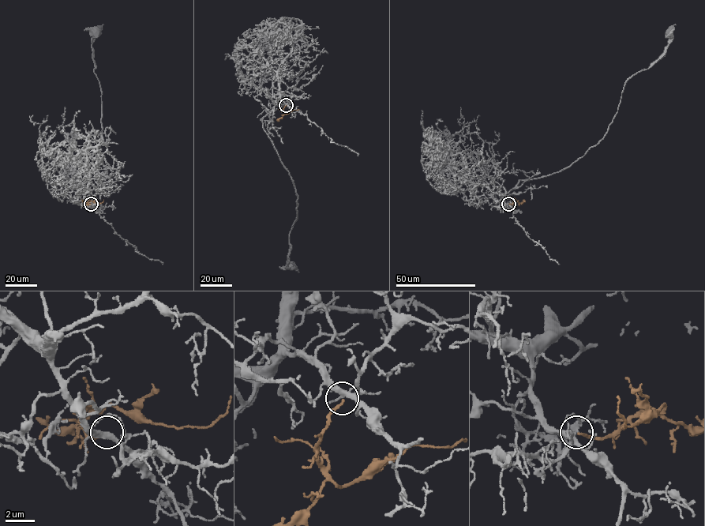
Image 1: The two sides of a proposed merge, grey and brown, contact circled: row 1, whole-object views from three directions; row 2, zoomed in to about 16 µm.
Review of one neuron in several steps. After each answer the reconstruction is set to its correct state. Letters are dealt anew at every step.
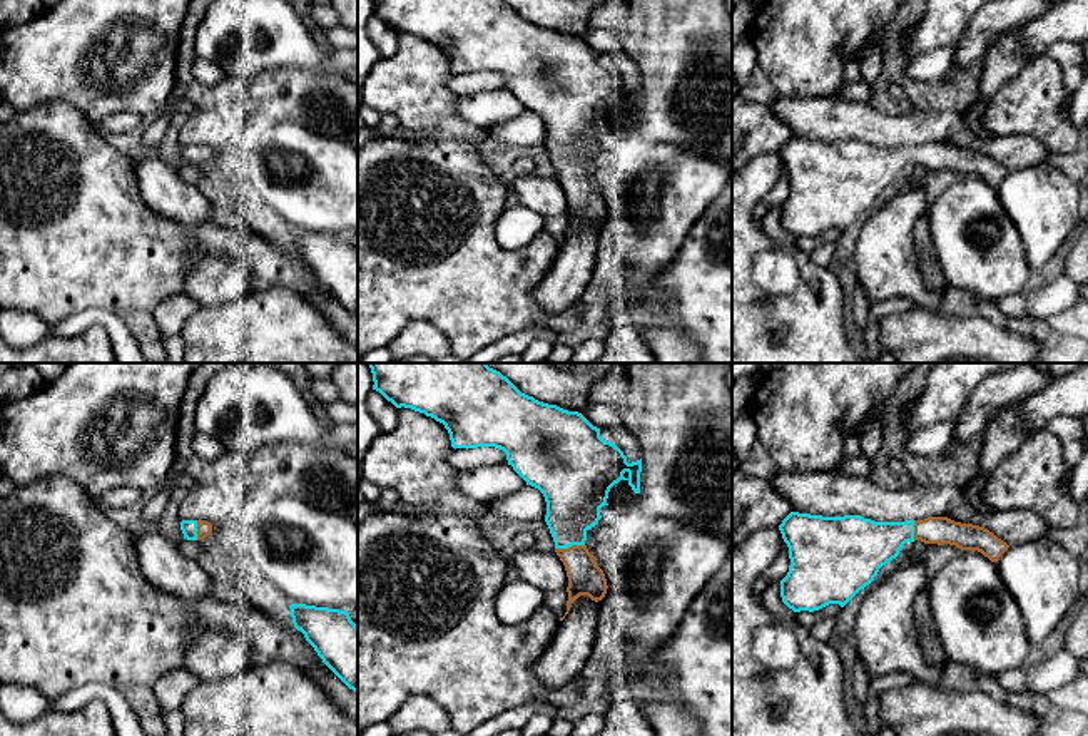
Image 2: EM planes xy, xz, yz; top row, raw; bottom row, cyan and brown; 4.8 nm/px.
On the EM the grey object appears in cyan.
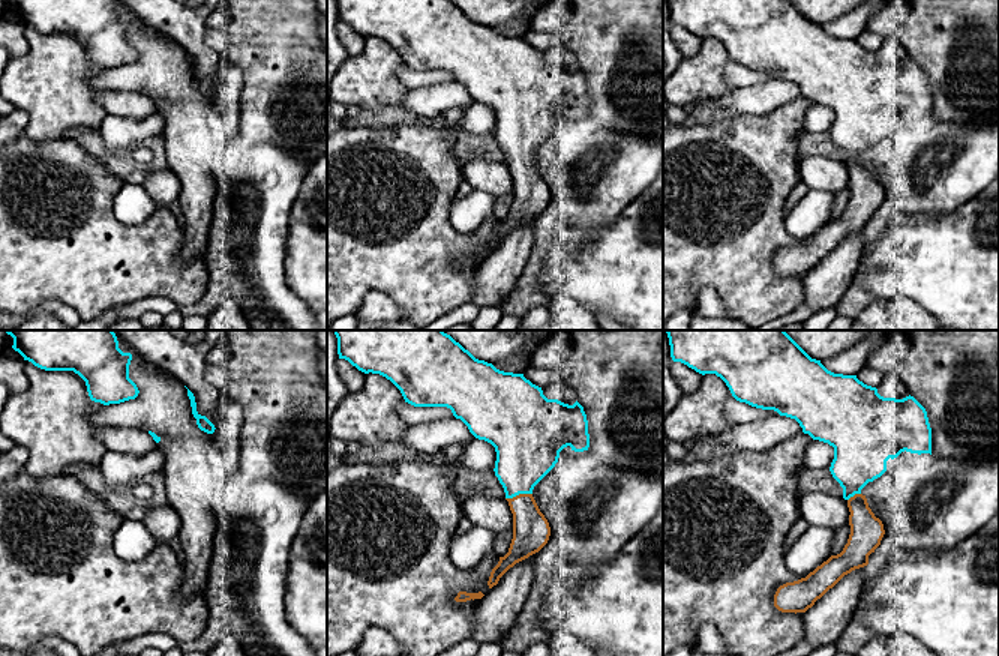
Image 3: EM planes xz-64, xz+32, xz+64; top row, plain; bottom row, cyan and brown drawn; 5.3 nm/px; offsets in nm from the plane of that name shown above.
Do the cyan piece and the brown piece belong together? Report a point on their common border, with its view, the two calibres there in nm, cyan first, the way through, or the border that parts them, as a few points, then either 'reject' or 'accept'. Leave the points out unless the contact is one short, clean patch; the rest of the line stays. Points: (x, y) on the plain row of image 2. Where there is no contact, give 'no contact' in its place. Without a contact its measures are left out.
contact xz (569, 171); calibres 280 and 170 nm; way xz (574, 119), (569, 141), (569, 171), (585, 203); accept

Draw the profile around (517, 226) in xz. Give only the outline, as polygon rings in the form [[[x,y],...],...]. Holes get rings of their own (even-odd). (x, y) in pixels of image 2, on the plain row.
[[[523,204],[505,207],[496,219],[495,238],[500,248],[518,251],[543,231],[543,224],[545,217]]]

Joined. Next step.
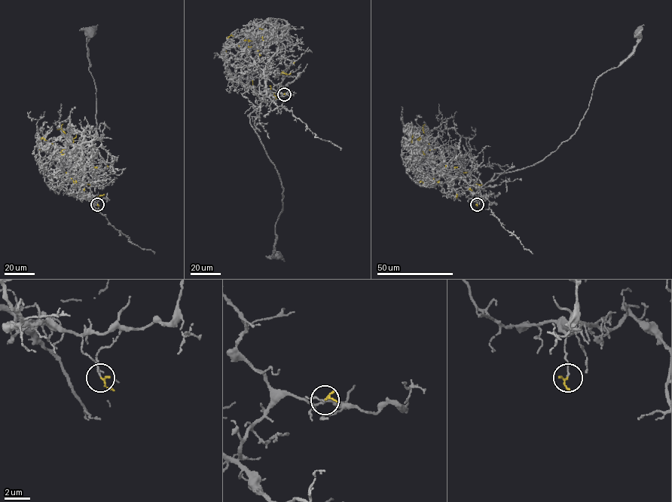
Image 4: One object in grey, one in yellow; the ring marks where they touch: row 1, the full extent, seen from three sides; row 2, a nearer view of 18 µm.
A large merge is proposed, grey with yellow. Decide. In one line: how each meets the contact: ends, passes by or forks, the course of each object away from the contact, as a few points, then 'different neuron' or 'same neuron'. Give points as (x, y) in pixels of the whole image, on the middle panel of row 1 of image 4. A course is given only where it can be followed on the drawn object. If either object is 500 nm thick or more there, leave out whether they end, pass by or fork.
grey passes by; yellow ends there; grey runs (283, 94), (273, 101), (267, 96), (249, 115), (283, 190), (282, 209), (275, 229), (273, 255), (277, 256); yellow runs (283, 94), (285, 74), (290, 74), (282, 71), (258, 50), (238, 46), (243, 40), (252, 41); different neuron

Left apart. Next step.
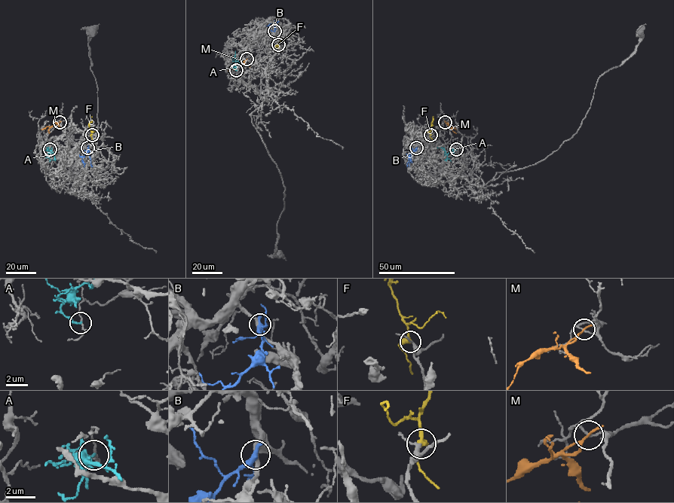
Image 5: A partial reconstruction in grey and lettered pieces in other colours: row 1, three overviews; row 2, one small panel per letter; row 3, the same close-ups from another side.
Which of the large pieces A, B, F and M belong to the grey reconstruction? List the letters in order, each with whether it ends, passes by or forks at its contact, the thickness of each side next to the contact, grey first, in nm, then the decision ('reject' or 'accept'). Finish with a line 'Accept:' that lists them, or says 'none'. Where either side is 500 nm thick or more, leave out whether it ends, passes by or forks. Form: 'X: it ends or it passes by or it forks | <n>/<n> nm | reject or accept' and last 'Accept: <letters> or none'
A: it ends | 100/240 nm | reject
B: it passes by | 300/360 nm | reject
F: it passes by | 240/360 nm | accept
M: it passes by | 100/150 nm | reject
Accept: F

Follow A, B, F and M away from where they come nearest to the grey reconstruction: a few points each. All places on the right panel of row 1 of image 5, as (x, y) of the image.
A: (456, 149), (448, 153), (442, 147), (436, 147)
B: (416, 147), (410, 154), (409, 166)
F: (430, 135), (433, 116)
M: (445, 121), (456, 129)

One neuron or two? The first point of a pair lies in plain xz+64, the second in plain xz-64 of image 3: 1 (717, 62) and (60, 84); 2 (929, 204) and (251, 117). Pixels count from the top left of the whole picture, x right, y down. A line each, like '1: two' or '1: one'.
1: one
2: two

